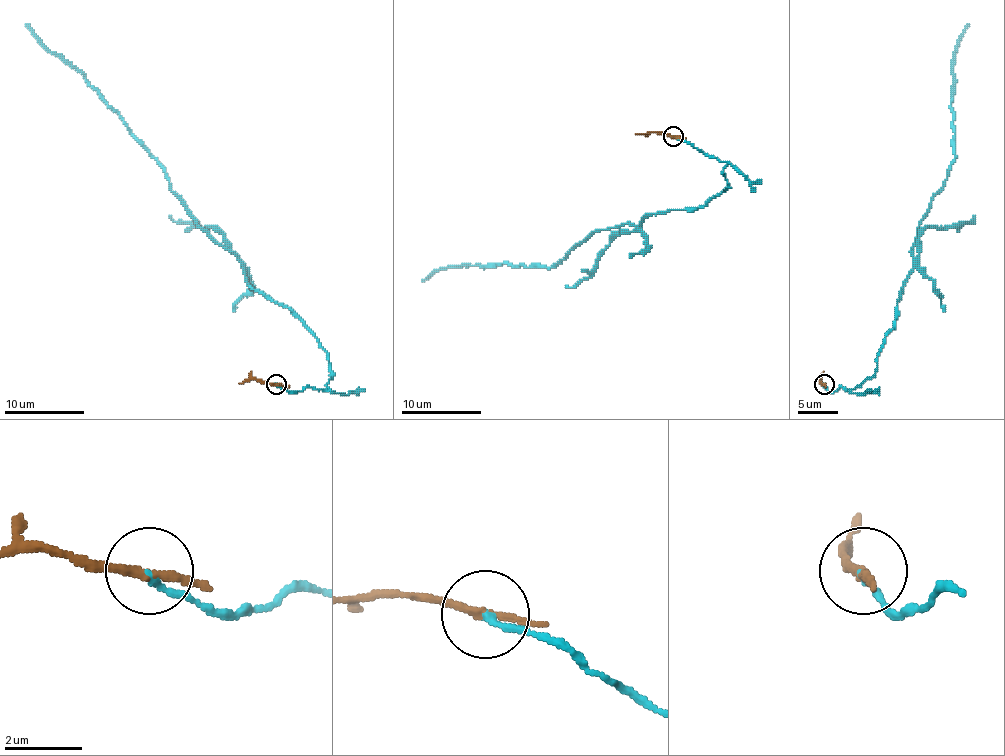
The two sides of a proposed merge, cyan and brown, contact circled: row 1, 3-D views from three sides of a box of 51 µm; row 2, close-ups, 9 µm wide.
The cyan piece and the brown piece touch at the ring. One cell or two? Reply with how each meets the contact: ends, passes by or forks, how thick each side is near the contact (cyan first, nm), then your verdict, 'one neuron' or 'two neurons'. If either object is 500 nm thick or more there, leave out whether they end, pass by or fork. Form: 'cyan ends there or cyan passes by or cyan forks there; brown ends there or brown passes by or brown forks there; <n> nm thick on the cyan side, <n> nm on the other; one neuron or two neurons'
cyan ends there; brown passes by; 180 nm thick on the cyan side, 190 nm on the other; two neurons

